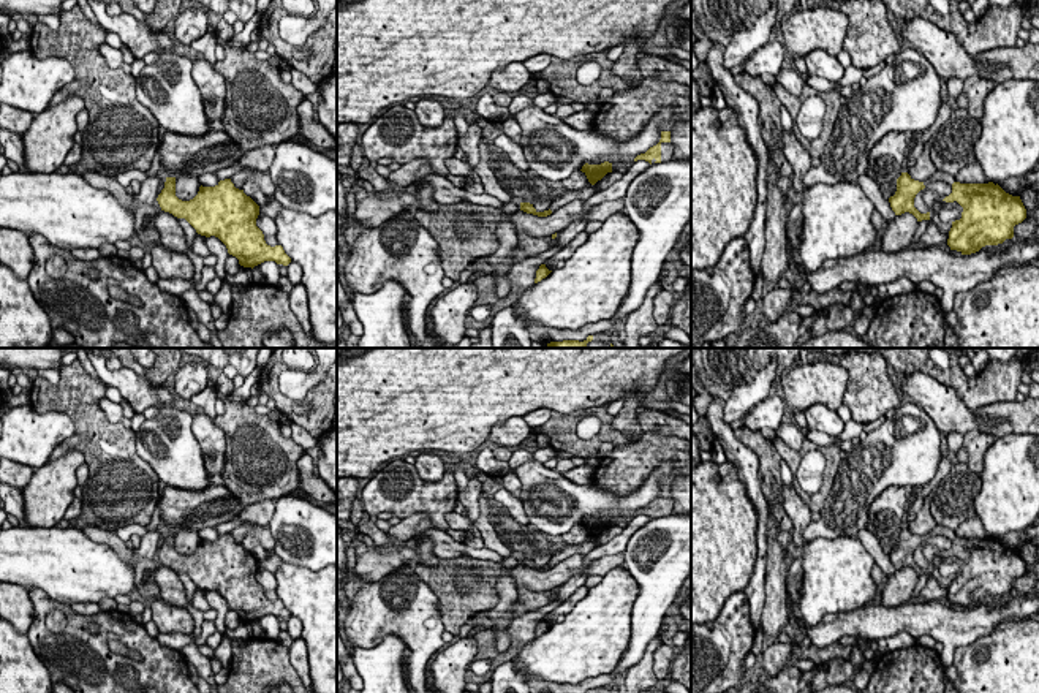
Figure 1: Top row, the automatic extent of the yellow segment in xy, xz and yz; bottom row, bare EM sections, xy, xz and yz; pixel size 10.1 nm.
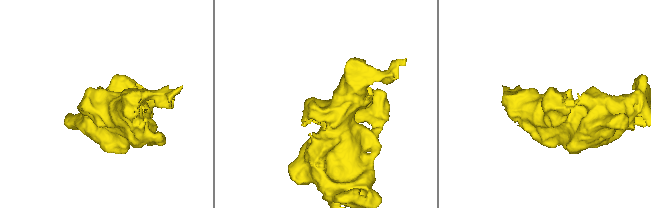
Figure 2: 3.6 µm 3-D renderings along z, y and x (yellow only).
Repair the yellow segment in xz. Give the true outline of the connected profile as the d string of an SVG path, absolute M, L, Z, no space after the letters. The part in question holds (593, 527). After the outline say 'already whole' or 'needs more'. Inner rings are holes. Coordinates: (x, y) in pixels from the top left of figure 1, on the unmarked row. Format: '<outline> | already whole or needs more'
M604 516L601 519L588 519L588 517L585 517L580 525L587 530L588 536L591 540L595 540L607 527L612 527L612 517L609 517L609 516Z | already whole

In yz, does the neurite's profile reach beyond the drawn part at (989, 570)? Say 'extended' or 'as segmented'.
as segmented

